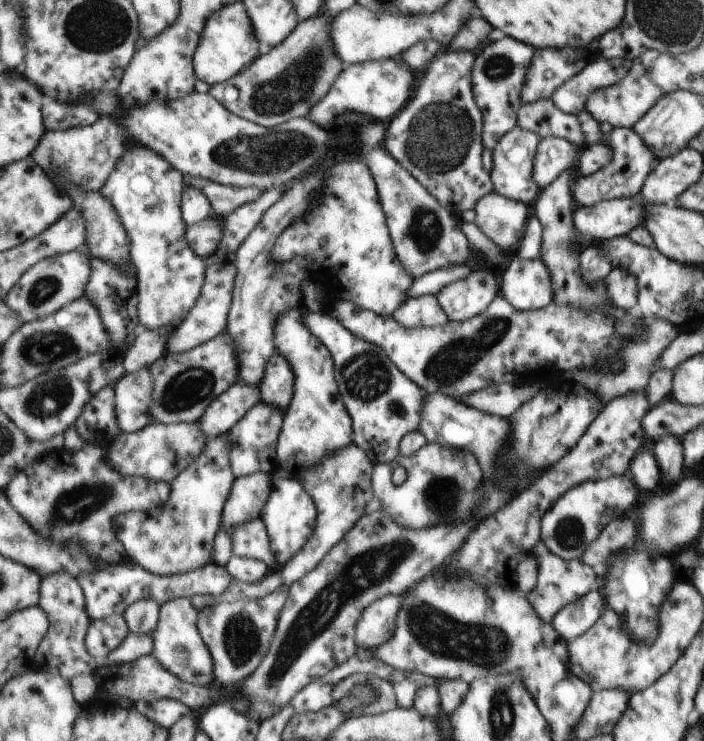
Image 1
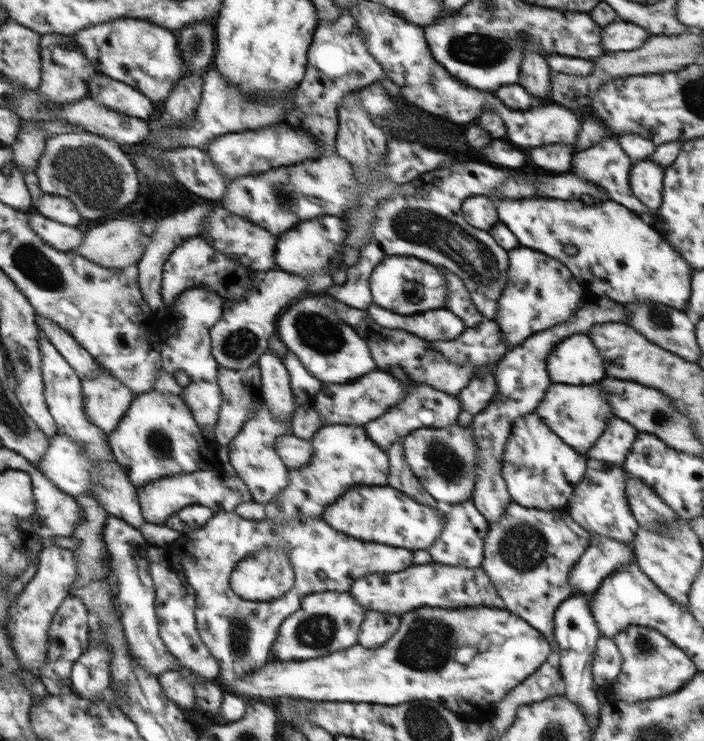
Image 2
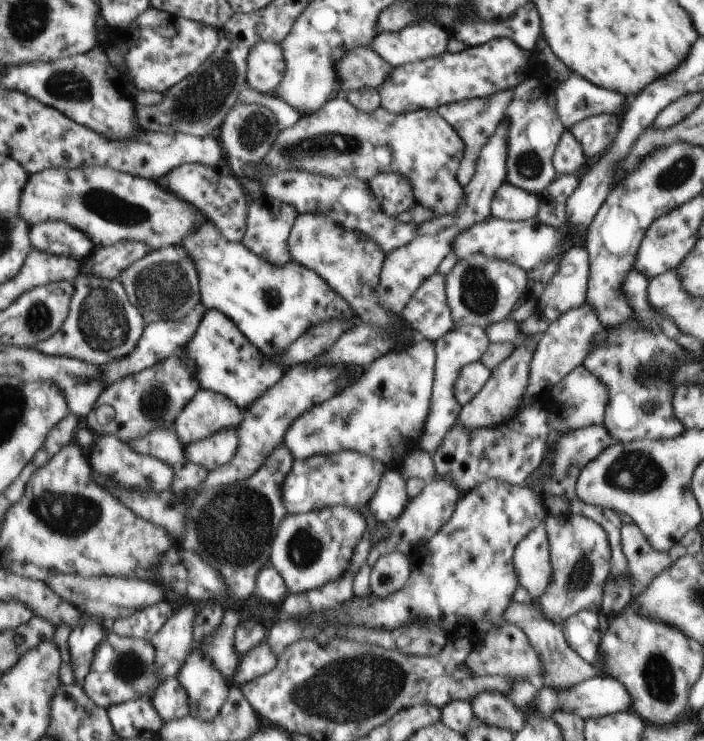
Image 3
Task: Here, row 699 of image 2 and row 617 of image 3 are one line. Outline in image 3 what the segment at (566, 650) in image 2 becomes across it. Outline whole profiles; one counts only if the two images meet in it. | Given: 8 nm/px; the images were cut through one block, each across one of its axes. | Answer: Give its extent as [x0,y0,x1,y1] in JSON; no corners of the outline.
[559,611,601,665]

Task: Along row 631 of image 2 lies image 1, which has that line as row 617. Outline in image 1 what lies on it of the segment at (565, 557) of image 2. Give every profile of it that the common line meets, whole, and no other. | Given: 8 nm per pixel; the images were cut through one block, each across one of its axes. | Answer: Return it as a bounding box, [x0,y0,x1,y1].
[525,542,597,624]

